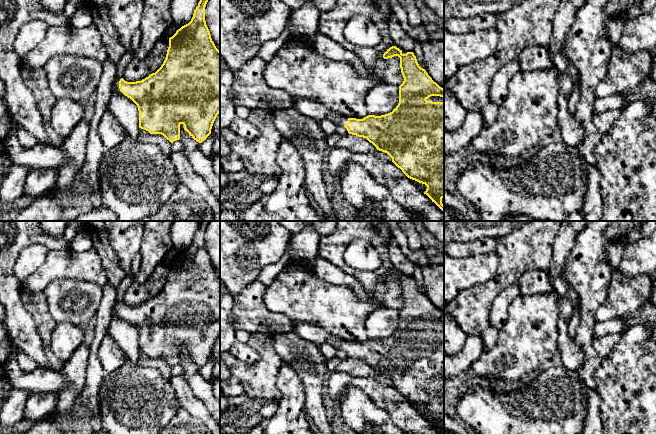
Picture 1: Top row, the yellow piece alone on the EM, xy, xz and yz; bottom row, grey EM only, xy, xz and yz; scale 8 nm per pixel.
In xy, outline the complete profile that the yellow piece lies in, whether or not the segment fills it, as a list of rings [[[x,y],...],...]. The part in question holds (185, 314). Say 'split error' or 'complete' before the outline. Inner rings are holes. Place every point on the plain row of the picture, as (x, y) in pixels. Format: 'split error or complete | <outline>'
split error | [[[201,221],[191,245],[169,262],[166,282],[161,291],[141,305],[127,306],[116,302],[112,314],[130,322],[138,331],[139,352],[150,358],[161,358],[171,367],[180,363],[180,349],[199,367],[211,358],[213,347],[220,337],[220,275],[212,265],[205,245],[205,231],[210,221]]]

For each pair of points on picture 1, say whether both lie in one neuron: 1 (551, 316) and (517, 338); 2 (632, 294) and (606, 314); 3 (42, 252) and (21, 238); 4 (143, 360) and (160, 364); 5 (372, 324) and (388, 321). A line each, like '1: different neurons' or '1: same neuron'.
1: same neuron
2: same neuron
3: different neurons
4: same neuron
5: same neuron

